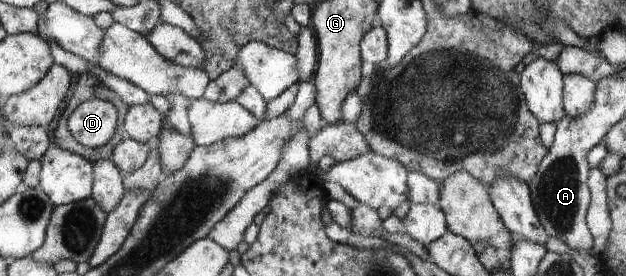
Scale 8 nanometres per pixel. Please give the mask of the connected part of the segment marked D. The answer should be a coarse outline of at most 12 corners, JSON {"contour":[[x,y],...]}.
{"contour":[[89,99],[72,112],[76,142],[100,148],[114,136],[118,110]]}

